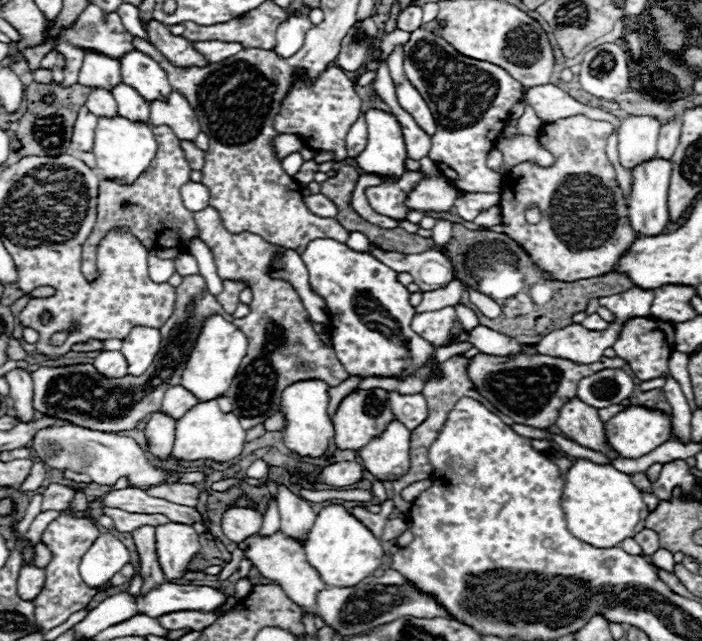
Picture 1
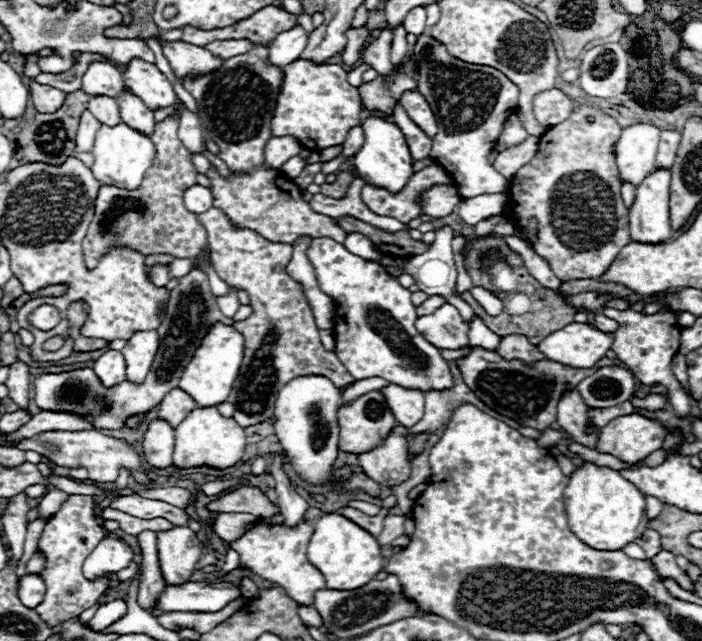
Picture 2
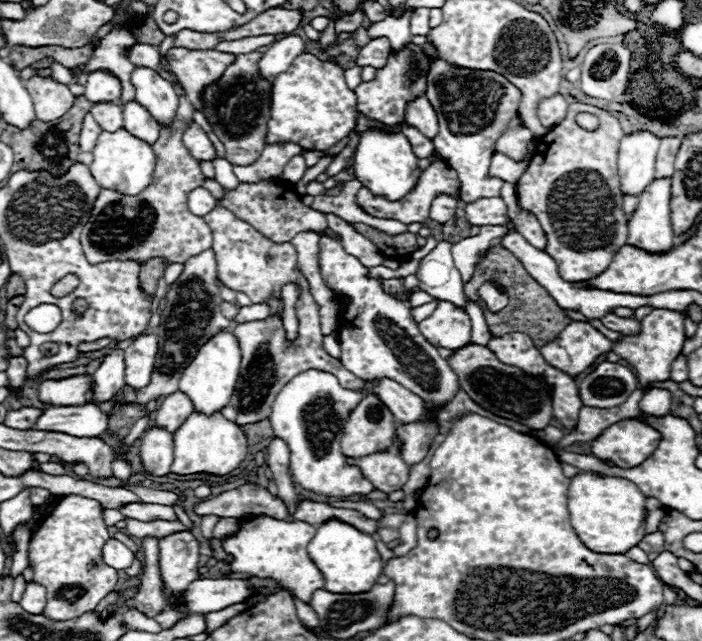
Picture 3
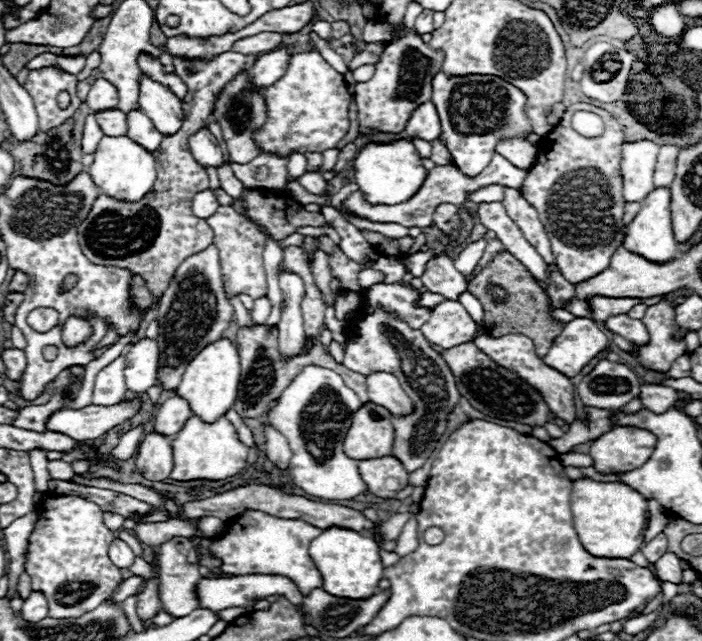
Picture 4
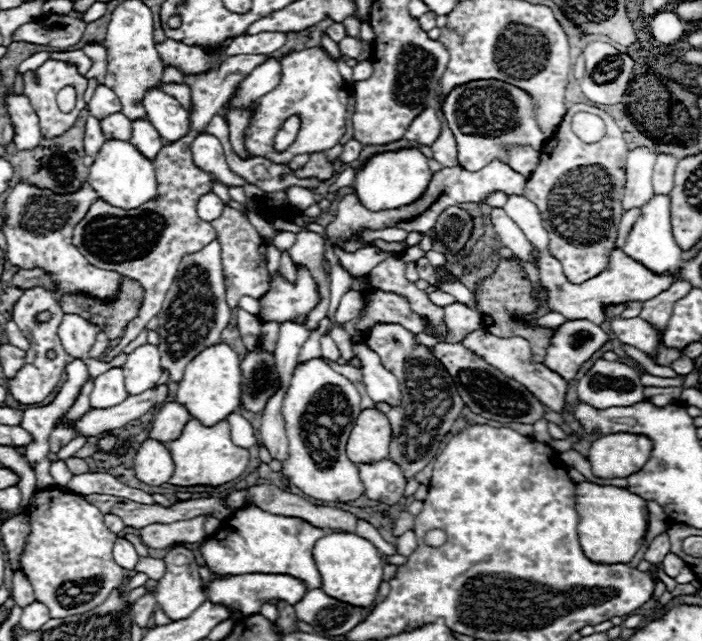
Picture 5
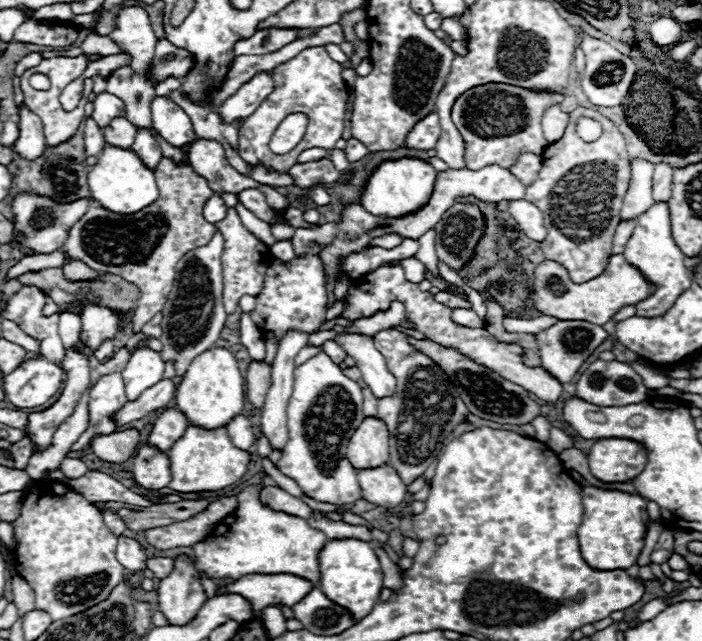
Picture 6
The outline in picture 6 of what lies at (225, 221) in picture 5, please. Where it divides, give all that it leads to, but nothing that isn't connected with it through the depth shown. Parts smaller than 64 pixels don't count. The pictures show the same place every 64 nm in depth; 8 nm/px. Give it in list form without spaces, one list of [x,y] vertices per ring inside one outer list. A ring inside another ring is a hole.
[[[228,208],[228,216],[216,224],[216,228],[222,232],[224,236],[224,256],[222,256],[222,282],[224,282],[224,292],[222,292],[222,300],[224,300],[224,308],[228,314],[234,314],[238,300],[242,294],[250,294],[250,296],[258,296],[258,292],[264,286],[264,272],[272,260],[272,254],[268,250],[268,246],[258,240],[256,236],[252,236],[240,222],[240,216],[234,208]]]

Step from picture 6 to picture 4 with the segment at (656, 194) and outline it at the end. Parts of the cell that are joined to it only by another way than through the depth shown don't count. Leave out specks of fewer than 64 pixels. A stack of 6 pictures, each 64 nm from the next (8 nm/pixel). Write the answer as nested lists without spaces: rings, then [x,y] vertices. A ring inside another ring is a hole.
[[[662,146],[658,152],[658,162],[654,170],[654,188],[670,188],[674,180],[678,148],[676,146]]]

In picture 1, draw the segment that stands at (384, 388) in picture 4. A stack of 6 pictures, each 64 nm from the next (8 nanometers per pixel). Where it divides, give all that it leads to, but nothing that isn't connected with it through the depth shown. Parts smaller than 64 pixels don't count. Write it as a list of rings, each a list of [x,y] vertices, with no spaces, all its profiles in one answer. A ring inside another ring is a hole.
[[[392,390],[388,392],[388,400],[396,420],[400,420],[408,430],[416,428],[416,424],[422,424],[428,416],[426,398],[422,394],[398,394]]]

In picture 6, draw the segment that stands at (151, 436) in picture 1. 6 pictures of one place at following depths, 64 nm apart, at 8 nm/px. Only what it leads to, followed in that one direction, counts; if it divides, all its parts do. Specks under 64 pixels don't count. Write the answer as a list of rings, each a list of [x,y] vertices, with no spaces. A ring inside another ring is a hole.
[[[144,444],[134,458],[134,480],[146,490],[160,490],[170,484],[170,460],[164,452]]]

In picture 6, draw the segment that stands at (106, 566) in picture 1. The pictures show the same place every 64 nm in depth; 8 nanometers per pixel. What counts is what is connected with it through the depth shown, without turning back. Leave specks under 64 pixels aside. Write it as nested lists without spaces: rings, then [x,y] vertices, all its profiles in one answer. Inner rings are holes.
[[[120,536],[118,538],[118,546],[116,546],[116,558],[120,560],[120,564],[124,564],[126,570],[130,572],[140,572],[146,570],[146,552],[144,546],[136,540],[136,538],[128,538],[128,536]]]

